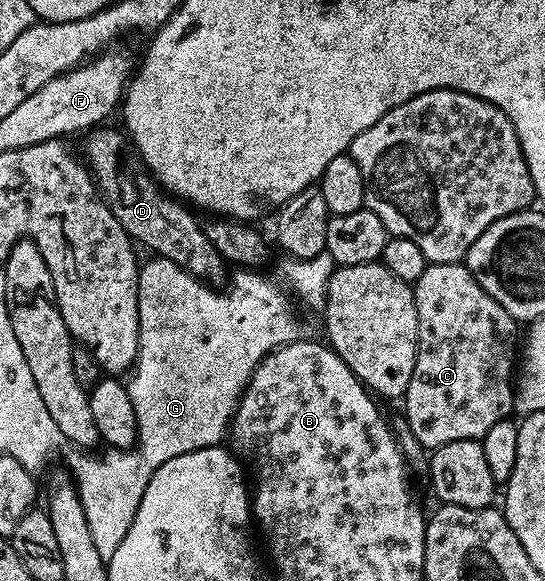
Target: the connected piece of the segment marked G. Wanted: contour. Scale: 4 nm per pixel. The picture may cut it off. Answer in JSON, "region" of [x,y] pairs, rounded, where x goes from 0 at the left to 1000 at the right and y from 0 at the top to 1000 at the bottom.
{"region":[[[273,444],[257,456],[251,472],[251,518],[255,520],[255,554],[259,556],[259,602],[251,609],[248,639],[235,649],[233,666],[240,678],[240,699],[248,699],[248,719],[251,721],[251,761],[235,775],[193,775],[185,792],[200,799],[196,818],[209,826],[209,833],[198,842],[211,857],[211,869],[229,873],[209,880],[204,888],[204,909],[198,900],[180,905],[171,916],[174,940],[193,966],[211,954],[215,935],[222,924],[233,919],[237,900],[248,892],[255,864],[270,843],[270,830],[284,816],[299,795],[321,788],[328,781],[356,778],[367,771],[387,771],[407,762],[398,752],[398,744],[415,749],[424,726],[406,716],[398,730],[383,723],[383,668],[389,657],[383,654],[383,494],[385,491],[365,484],[339,468],[321,451],[294,444]]]}

